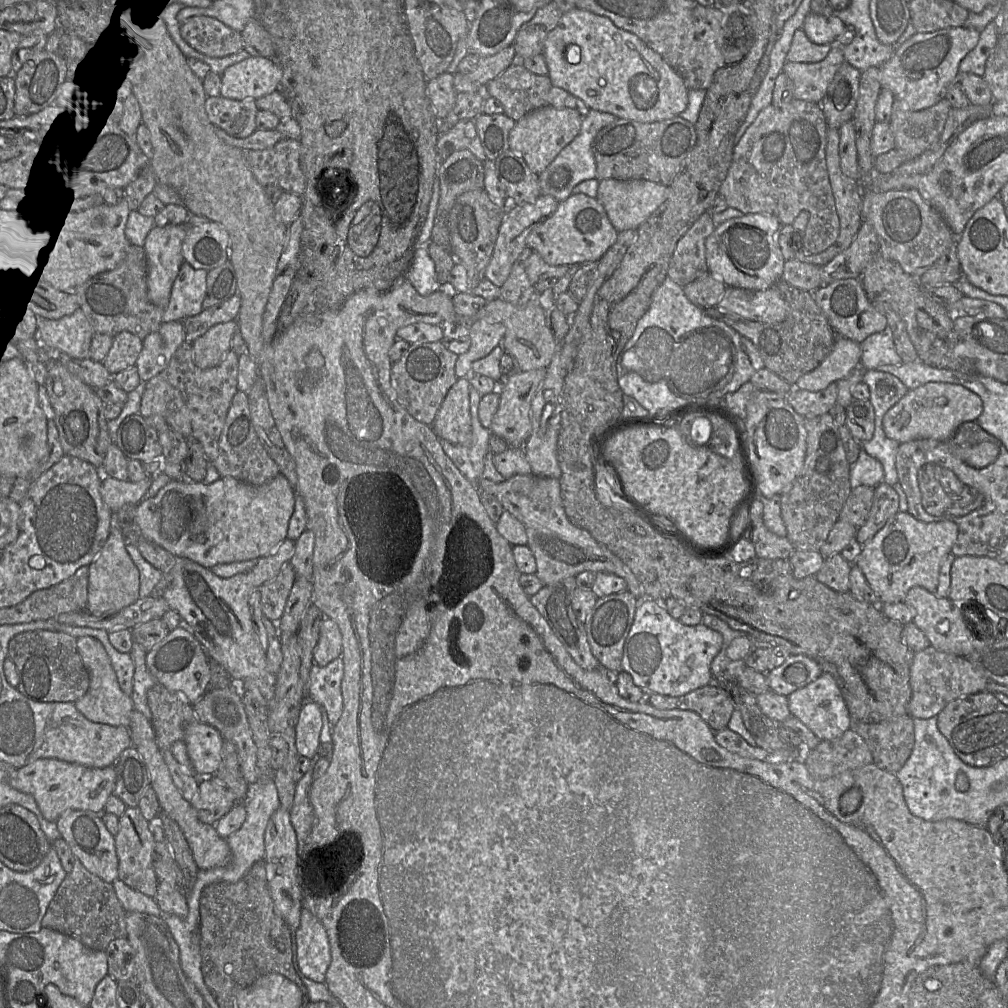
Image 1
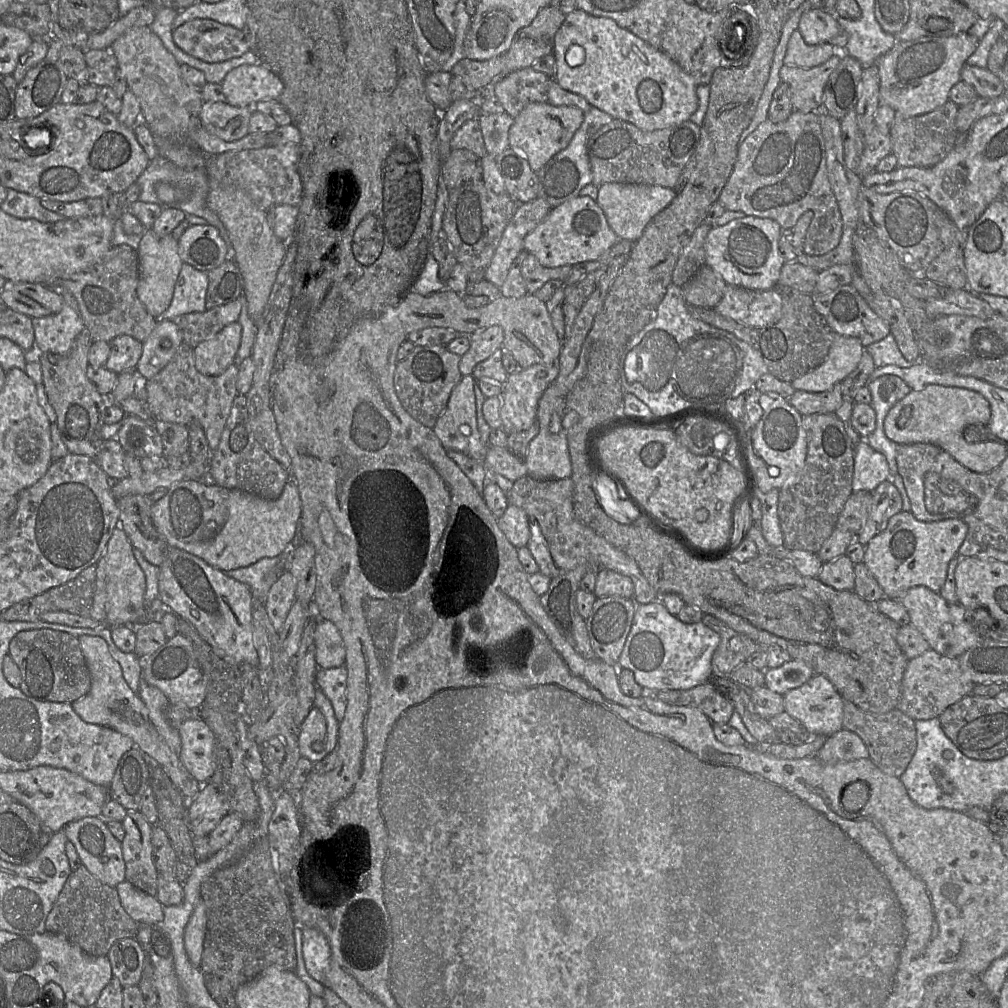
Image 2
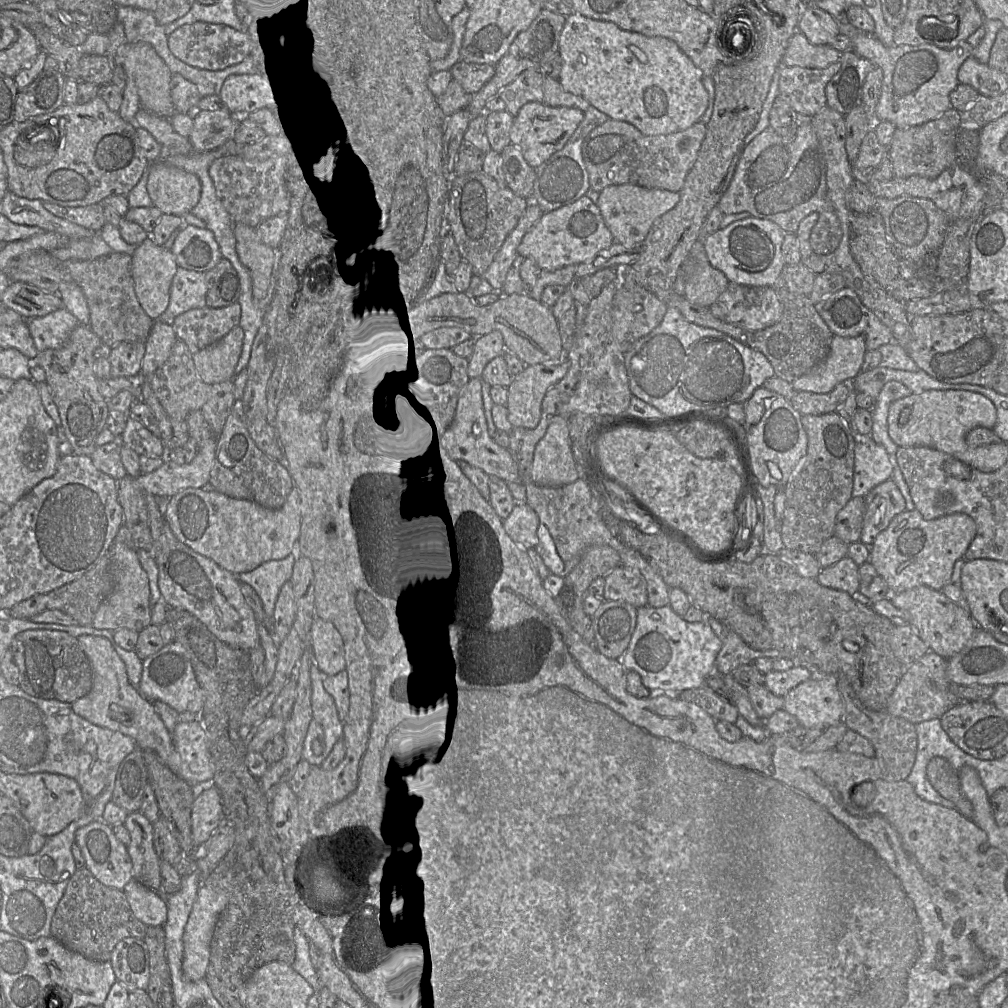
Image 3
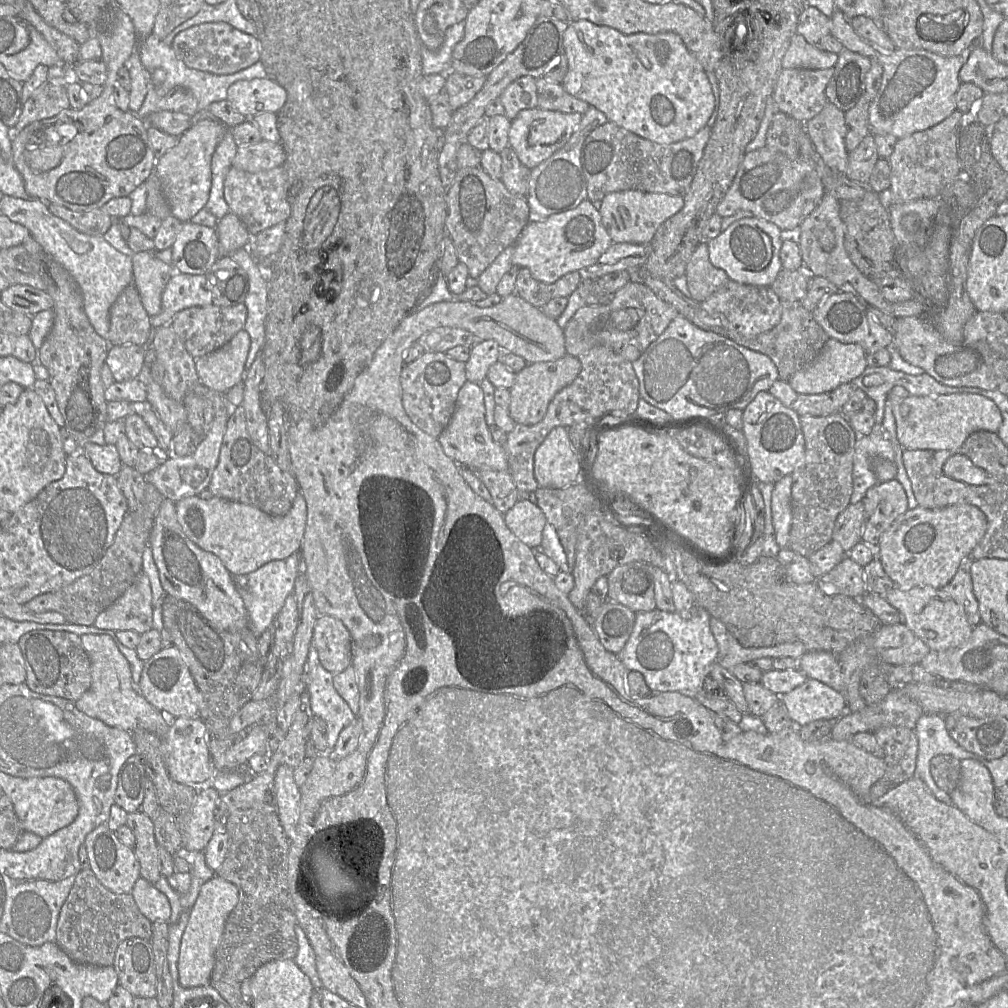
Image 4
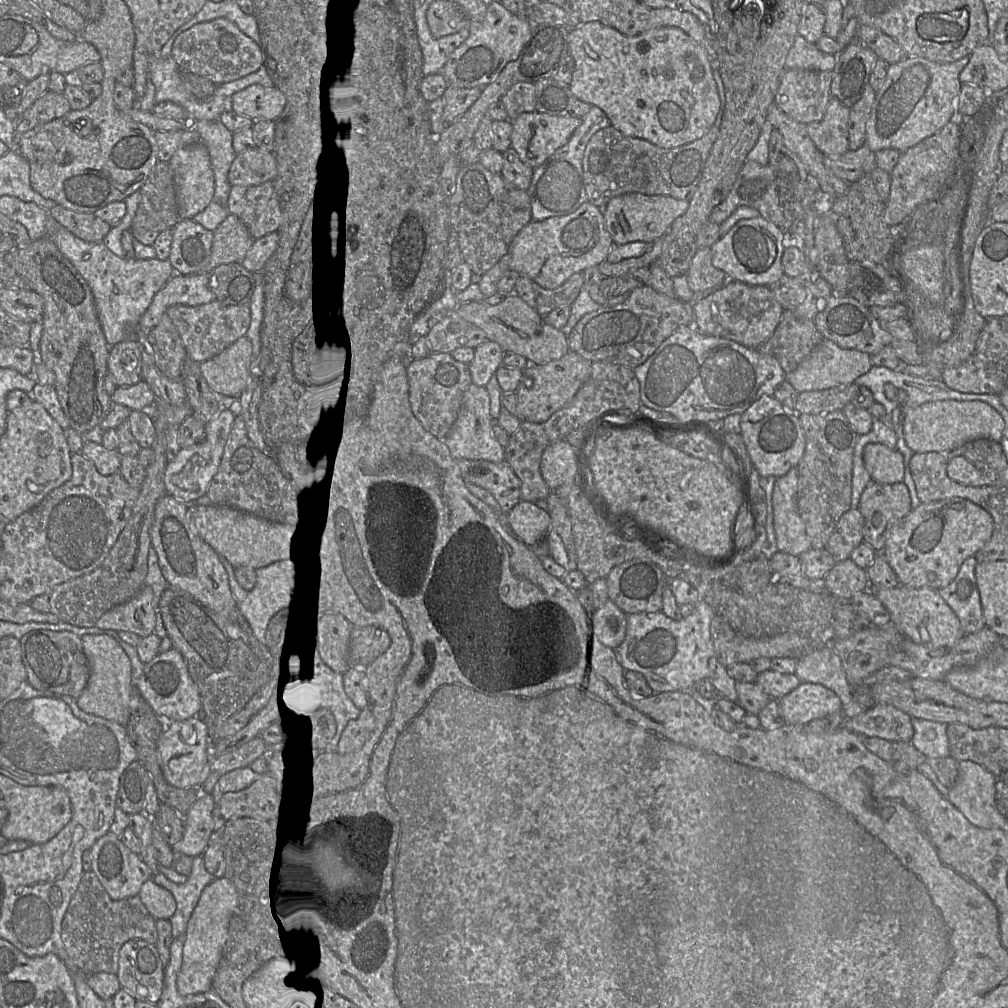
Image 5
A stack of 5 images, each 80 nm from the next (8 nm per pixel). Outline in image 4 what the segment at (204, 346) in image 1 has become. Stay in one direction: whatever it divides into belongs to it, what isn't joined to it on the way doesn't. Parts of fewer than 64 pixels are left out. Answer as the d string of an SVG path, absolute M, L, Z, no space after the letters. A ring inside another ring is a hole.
M240 330L219 349L195 359L201 382L220 393L226 393L234 385L243 383L249 348L249 334Z

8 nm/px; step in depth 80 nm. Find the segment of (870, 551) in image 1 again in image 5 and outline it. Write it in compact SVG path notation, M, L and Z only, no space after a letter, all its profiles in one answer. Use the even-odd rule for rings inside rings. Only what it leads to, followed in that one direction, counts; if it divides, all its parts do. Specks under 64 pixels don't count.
M955 497L921 503L890 530L882 552L900 585L940 589L954 580L964 560L985 546L993 529L992 516L969 500Z

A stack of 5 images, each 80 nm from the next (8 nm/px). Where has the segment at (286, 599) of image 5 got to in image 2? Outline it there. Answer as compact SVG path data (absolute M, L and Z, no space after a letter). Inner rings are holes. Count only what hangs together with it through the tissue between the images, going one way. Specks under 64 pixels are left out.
M290 551L276 557L263 558L256 563L226 572L229 577L248 585L263 605L272 585L283 571L289 569Z

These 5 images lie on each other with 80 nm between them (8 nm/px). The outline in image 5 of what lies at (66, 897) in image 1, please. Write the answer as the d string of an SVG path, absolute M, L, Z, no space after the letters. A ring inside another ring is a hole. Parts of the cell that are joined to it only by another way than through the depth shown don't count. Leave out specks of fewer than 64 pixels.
M84 871L63 918L61 938L70 959L86 975L100 972L117 975L119 951L123 944L131 939L155 944L158 933L156 919L139 896L114 900L93 871Z

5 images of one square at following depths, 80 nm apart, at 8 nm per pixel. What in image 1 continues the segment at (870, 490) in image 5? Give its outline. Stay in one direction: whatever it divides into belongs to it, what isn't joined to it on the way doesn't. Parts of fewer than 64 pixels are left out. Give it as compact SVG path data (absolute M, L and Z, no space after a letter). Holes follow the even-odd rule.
M881 482L874 488L872 507L864 525L858 528L855 540L861 545L869 541L899 511L899 495L895 489Z

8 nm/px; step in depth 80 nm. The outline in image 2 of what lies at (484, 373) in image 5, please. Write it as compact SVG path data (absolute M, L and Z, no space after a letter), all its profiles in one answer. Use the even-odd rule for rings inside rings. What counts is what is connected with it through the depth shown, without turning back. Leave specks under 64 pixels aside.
M494 325L477 330L469 335L470 348L461 356L459 371L463 376L472 375L475 366L489 358L497 349L502 348L504 331Z

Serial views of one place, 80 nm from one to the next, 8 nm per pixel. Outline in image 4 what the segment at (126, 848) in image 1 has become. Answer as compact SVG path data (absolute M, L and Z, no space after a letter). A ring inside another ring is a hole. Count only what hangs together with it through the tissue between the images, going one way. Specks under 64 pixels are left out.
M137 811L128 813L126 825L136 838L134 853L140 863L140 878L155 884L161 873L153 820L142 811Z

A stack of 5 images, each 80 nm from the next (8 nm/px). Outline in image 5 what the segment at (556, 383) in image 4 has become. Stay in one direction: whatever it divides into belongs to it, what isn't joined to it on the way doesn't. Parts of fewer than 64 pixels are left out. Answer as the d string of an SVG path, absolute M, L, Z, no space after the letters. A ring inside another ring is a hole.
M570 350L558 360L542 365L529 365L523 370L523 376L533 380L532 386L527 388L521 379L515 391L518 418L521 421L533 423L547 421L555 412L566 406L588 380L591 373L591 365L592 362Z

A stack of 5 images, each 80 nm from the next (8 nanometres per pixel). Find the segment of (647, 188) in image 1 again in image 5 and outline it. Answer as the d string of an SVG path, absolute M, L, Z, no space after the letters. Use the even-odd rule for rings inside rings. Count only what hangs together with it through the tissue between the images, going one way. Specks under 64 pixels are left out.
M627 193L611 198L603 207L605 228L615 244L652 242L664 237L673 222L687 211L689 201L665 195Z

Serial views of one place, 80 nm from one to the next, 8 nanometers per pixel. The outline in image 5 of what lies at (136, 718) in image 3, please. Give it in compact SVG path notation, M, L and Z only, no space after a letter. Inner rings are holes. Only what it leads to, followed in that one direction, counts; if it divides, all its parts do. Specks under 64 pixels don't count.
M86 634L81 637L84 653L90 667L88 683L77 704L81 710L107 720L126 726L130 718L130 702L132 700L131 661L118 642L106 634Z

